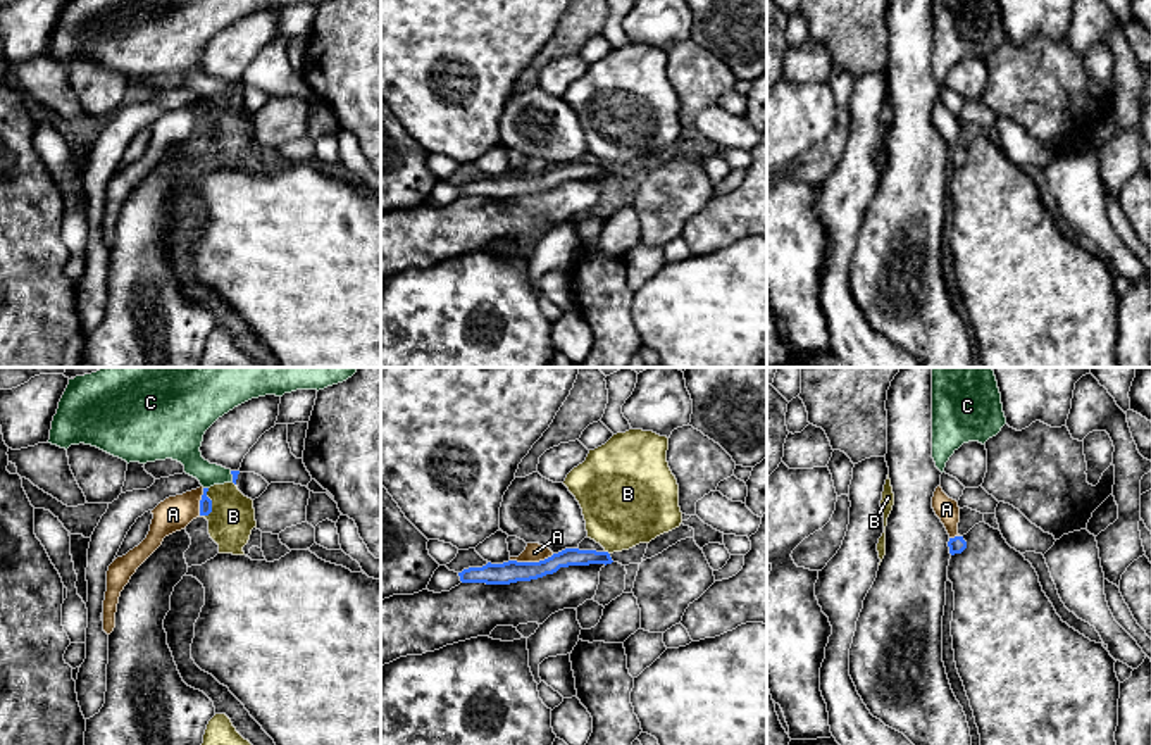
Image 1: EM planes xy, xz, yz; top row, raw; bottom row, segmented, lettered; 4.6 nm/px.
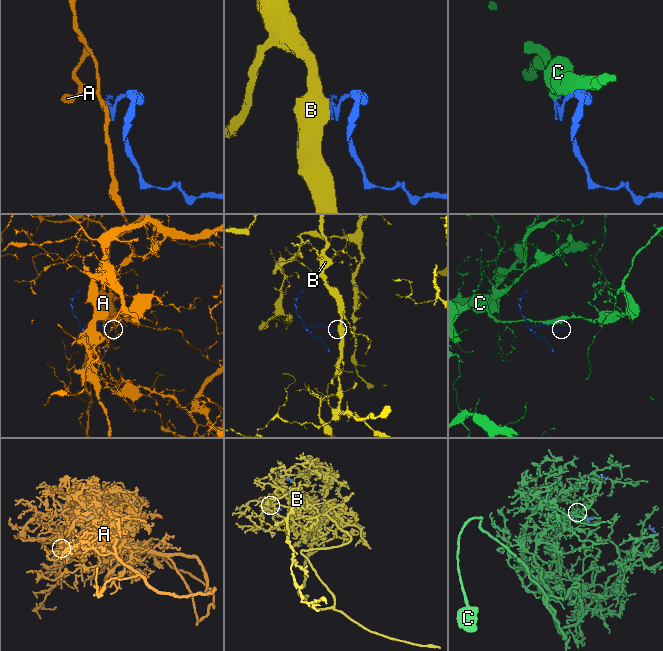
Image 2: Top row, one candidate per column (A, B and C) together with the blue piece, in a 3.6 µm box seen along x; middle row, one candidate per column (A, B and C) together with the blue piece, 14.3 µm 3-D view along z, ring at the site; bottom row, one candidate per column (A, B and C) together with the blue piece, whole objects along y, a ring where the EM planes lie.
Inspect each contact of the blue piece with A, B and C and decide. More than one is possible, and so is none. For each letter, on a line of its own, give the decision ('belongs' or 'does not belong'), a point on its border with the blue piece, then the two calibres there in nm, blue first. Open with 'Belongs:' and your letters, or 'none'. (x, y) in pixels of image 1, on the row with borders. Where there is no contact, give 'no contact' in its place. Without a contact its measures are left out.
Belongs: none
A: does not belong | xz (531, 563) | 110/90 nm
B: does not belong | xy (211, 504) | 60/200 nm
C: does not belong | xy (205, 488) | 60/180 nm

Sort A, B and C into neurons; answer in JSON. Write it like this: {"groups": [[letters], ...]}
{"groups": [["A"], ["B"], ["C"]]}

